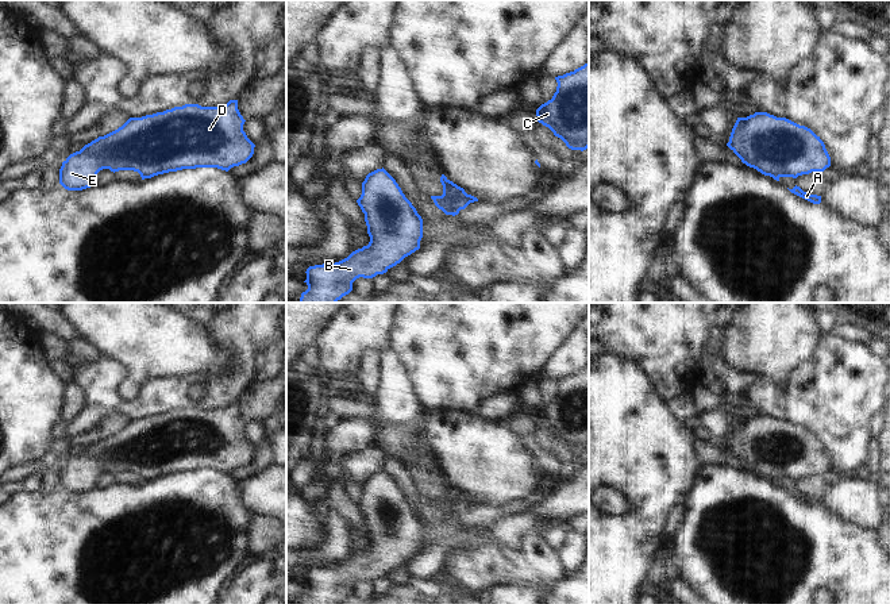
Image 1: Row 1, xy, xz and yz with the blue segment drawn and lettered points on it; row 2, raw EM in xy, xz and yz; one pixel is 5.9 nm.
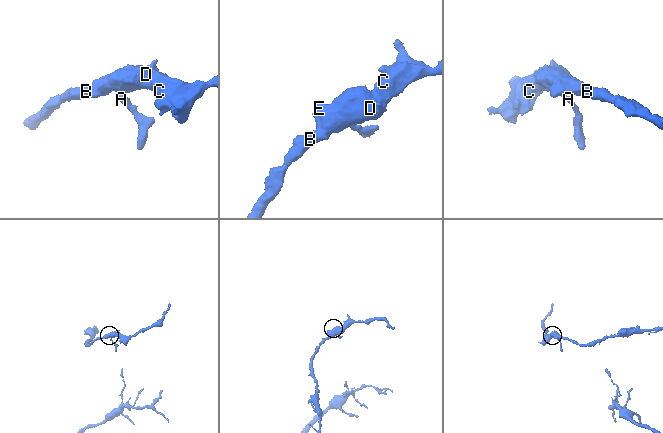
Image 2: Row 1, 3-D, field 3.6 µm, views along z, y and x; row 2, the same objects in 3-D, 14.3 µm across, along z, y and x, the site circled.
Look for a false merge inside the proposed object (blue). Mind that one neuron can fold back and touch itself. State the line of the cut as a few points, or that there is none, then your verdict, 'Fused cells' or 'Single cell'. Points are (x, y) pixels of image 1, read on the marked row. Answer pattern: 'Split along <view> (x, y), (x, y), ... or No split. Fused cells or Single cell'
Split along xz (442, 174), (444, 200). Fused cells

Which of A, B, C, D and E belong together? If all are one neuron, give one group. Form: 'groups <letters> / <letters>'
groups A / B C D E

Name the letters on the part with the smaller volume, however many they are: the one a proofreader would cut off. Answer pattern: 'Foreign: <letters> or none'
Foreign: A

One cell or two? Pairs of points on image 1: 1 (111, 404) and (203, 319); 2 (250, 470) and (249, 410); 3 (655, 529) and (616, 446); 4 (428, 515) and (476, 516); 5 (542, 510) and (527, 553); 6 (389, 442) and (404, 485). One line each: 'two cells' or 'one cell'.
1: two cells
2: two cells
3: one cell
4: one cell
5: two cells
6: two cells

